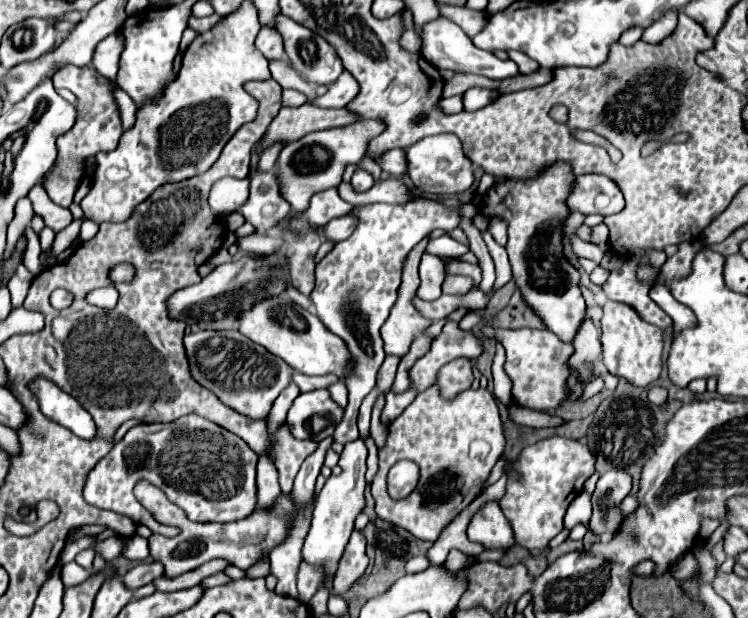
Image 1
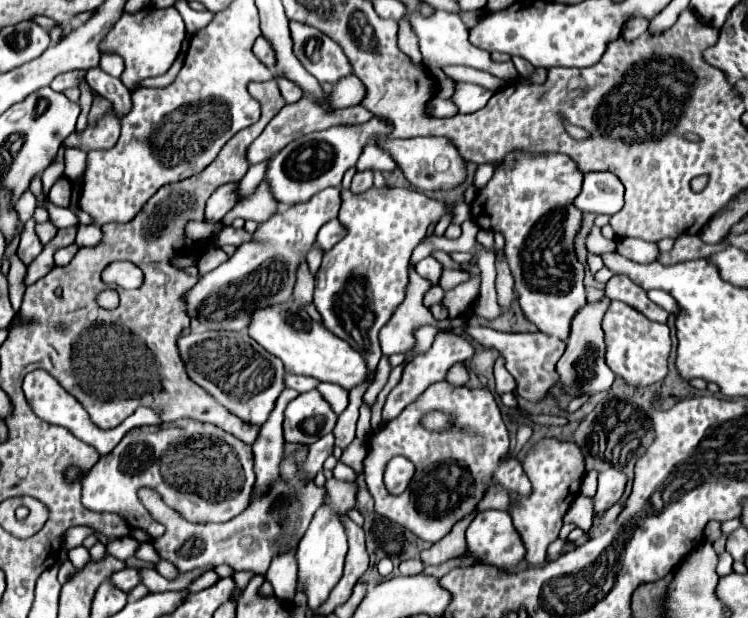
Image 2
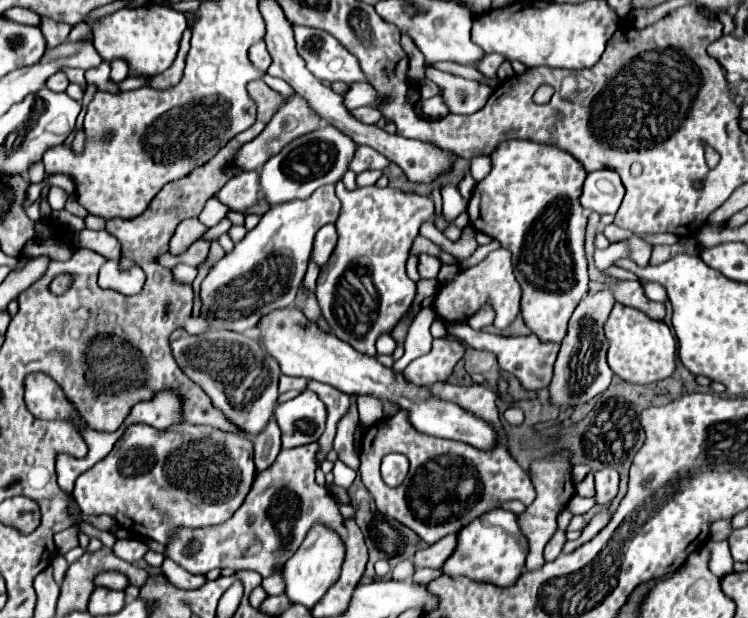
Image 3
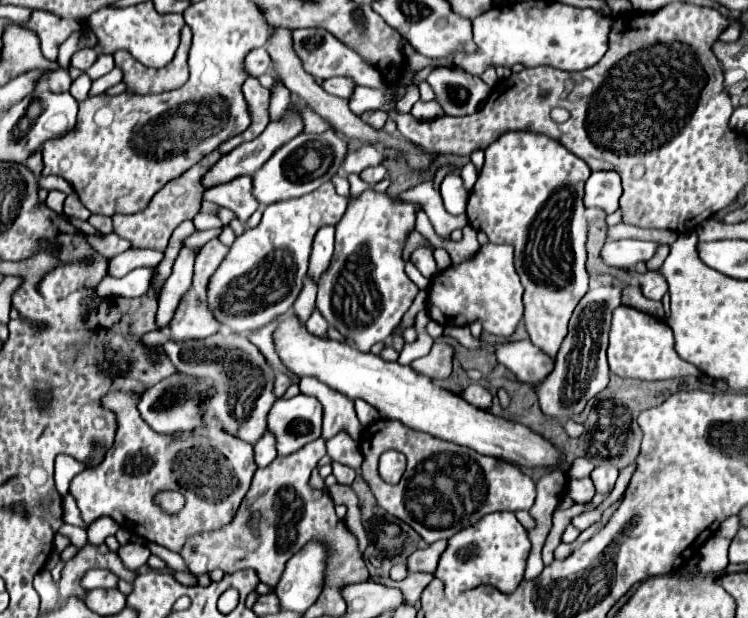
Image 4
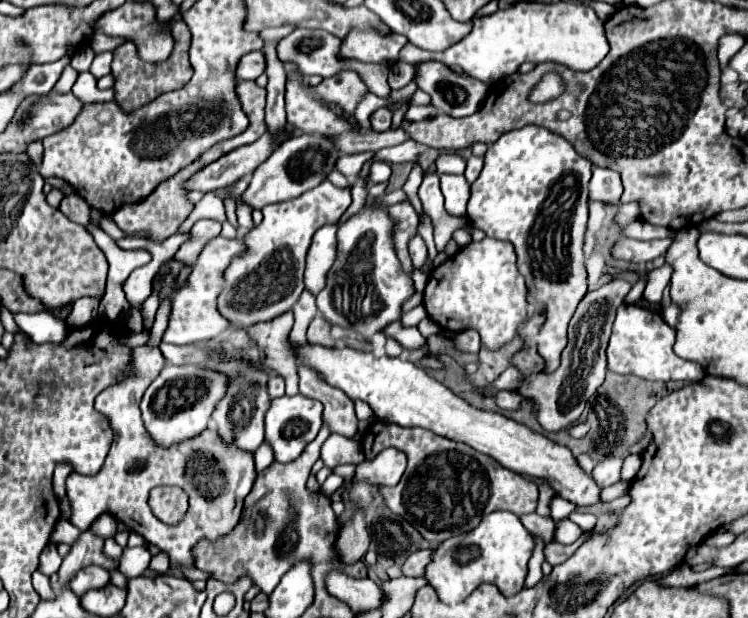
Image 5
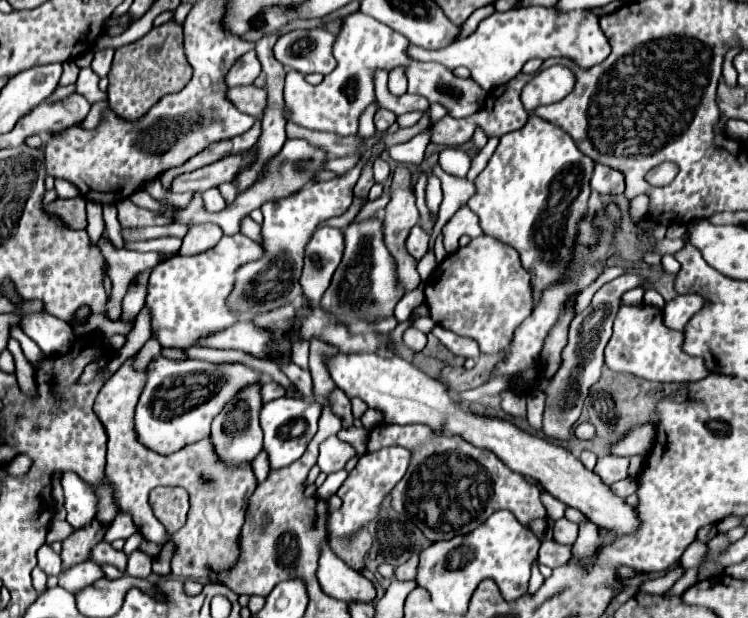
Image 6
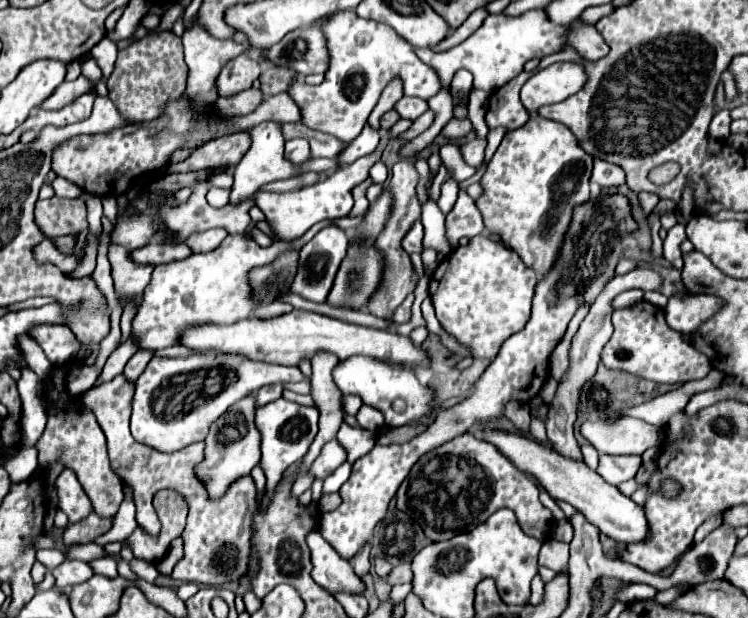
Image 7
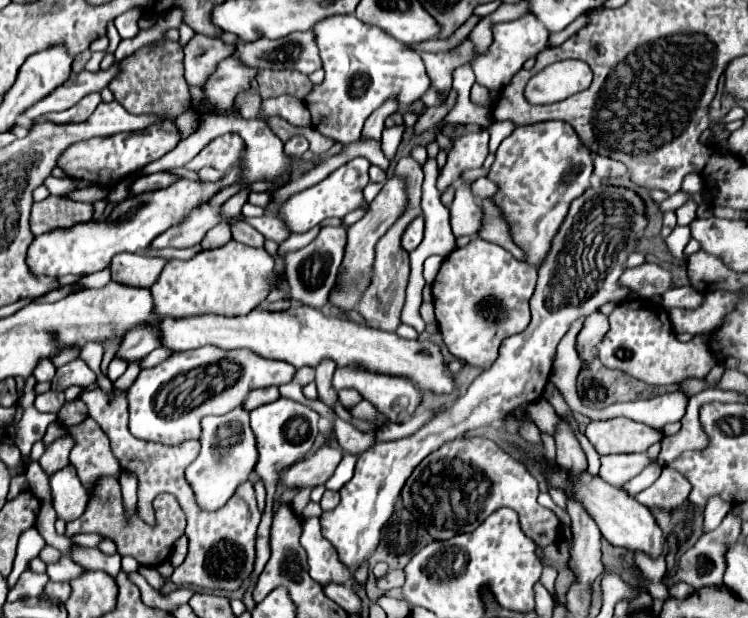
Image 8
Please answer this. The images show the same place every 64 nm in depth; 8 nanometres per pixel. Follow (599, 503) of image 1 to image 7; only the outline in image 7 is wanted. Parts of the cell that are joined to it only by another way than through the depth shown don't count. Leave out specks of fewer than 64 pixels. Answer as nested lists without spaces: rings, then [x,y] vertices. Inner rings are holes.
[[[600,456],[596,472],[612,486],[634,478],[642,464],[640,456]]]

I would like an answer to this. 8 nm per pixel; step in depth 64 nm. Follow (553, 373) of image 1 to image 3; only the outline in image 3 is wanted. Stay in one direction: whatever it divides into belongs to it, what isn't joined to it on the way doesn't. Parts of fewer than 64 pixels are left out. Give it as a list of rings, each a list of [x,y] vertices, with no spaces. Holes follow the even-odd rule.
[[[458,324],[450,328],[450,334],[460,338],[466,346],[470,348],[478,348],[478,350],[490,350],[498,356],[498,364],[502,370],[506,370],[508,374],[516,376],[522,384],[524,390],[536,392],[540,388],[546,388],[552,380],[552,368],[560,350],[560,344],[552,344],[546,340],[540,340],[538,336],[530,334],[530,336],[498,336],[498,334],[490,334],[484,330],[474,330],[468,324]]]

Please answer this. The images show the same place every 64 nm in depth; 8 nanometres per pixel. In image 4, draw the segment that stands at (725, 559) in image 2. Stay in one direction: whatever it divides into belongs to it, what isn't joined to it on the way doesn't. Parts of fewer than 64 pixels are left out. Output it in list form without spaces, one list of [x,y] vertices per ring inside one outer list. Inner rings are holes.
[[[712,536],[702,548],[700,548],[700,554],[702,554],[702,572],[716,574],[724,574],[726,566],[729,564],[728,549],[730,546],[730,540],[728,538],[720,538],[720,536]]]

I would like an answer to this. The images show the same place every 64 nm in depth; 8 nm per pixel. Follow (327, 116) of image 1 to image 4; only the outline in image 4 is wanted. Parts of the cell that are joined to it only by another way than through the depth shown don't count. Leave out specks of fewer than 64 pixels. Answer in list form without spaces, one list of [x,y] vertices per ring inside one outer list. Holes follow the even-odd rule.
[[[290,106],[290,108],[284,112],[284,116],[282,116],[280,120],[270,122],[270,124],[266,126],[266,130],[264,130],[258,138],[254,138],[252,142],[244,142],[244,144],[240,144],[238,148],[234,148],[230,154],[222,156],[220,162],[218,162],[214,168],[210,168],[210,172],[204,176],[202,182],[212,188],[212,186],[218,186],[218,184],[230,182],[230,180],[234,180],[234,178],[238,178],[238,176],[244,176],[244,174],[250,174],[250,176],[252,176],[282,144],[286,144],[286,142],[292,140],[294,136],[302,134],[302,130],[304,130],[304,120],[302,120],[300,112]],[[372,110],[372,112],[364,112],[360,118],[374,128],[382,128],[384,122],[388,120],[388,114],[384,110]]]

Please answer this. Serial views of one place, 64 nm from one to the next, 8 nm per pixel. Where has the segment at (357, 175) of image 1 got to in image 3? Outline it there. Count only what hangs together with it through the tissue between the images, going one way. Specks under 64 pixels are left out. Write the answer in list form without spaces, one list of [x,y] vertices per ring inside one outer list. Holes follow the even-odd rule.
[[[366,170],[366,172],[362,172],[362,174],[356,176],[356,184],[358,184],[358,188],[362,188],[362,186],[372,186],[372,184],[376,184],[376,180],[378,180],[380,176],[382,176],[380,170]]]

